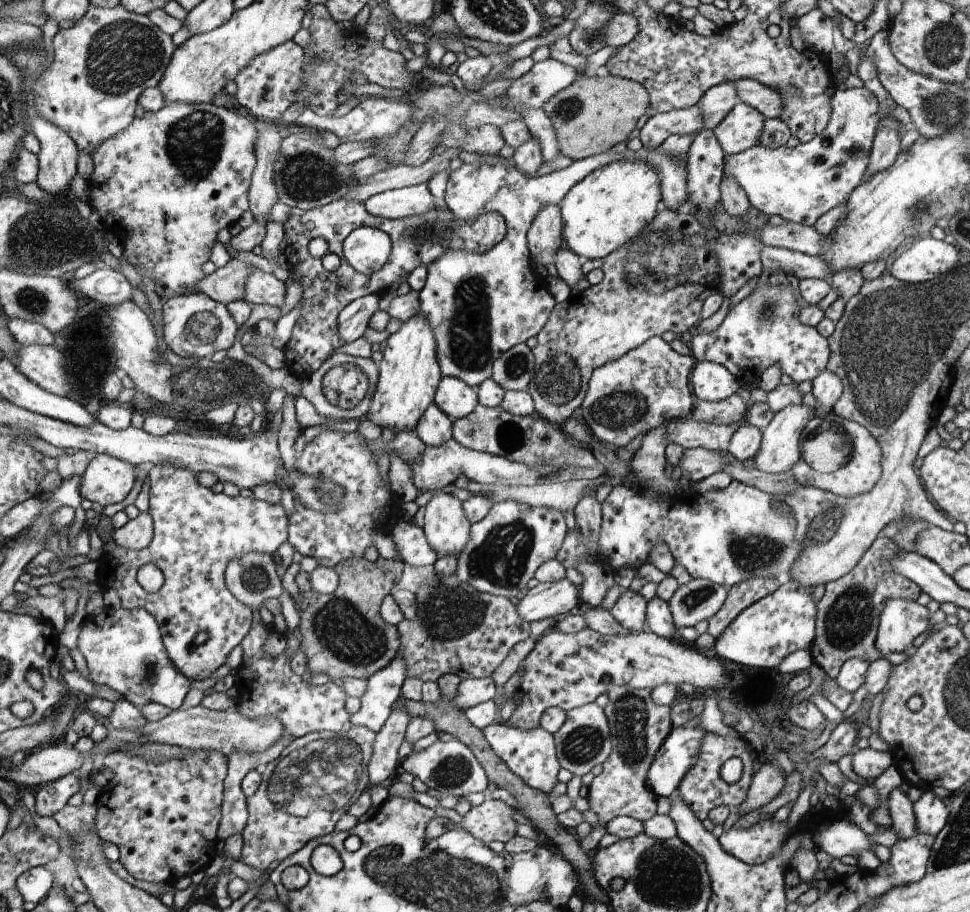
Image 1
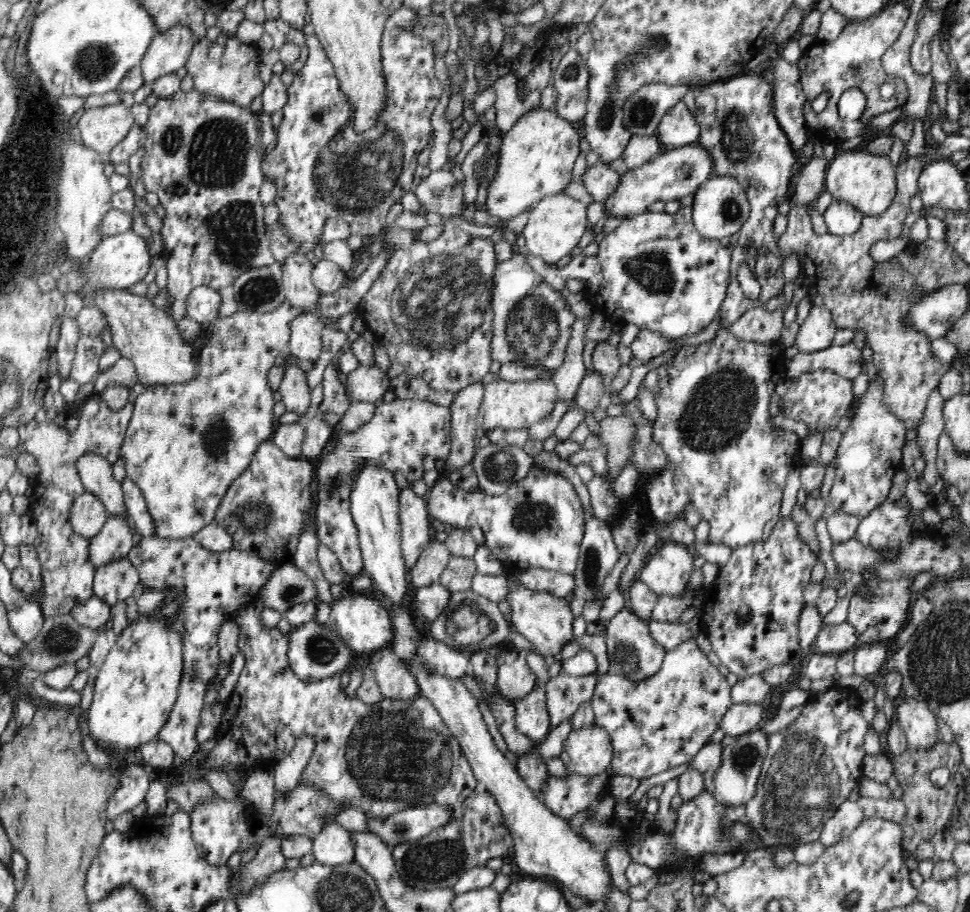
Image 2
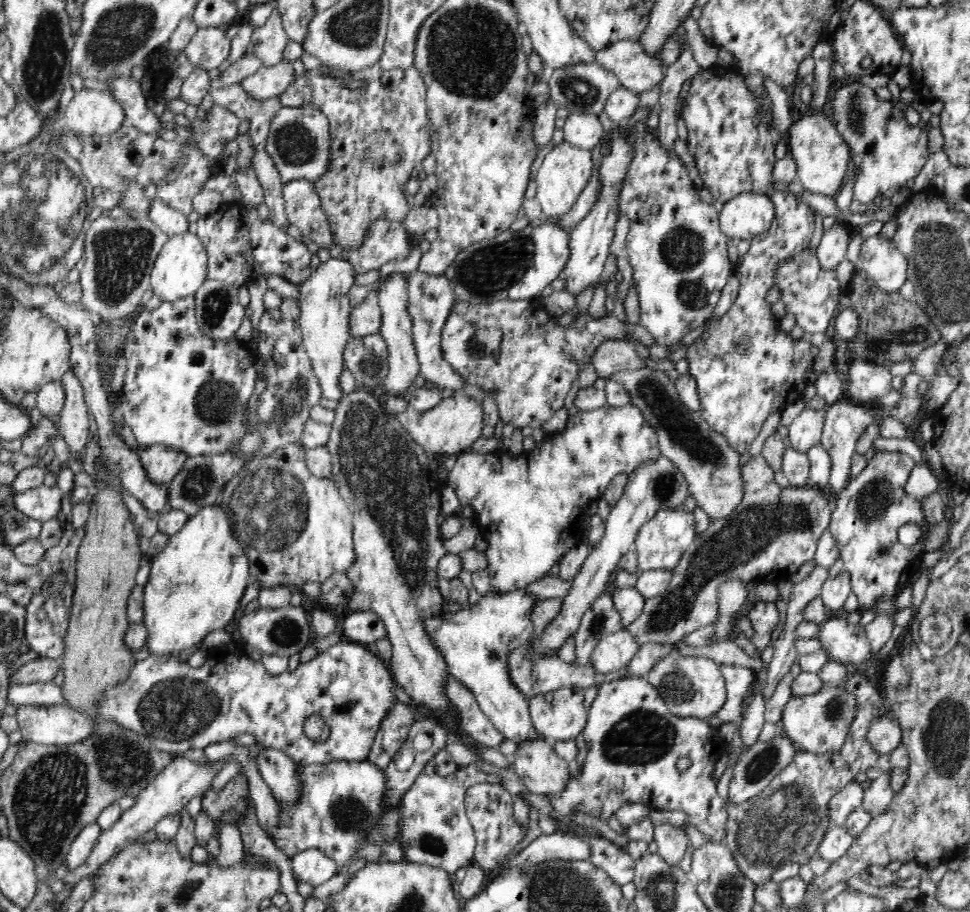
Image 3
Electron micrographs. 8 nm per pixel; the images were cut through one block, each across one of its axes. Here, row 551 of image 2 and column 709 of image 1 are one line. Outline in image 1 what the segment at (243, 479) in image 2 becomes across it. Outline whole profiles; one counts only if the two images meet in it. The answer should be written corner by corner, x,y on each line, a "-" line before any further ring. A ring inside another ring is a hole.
666,208
658,210
650,226
621,249
610,253
601,268
604,278
598,284
575,295
570,294
568,300
557,304
548,324
537,334
538,344
532,349
535,368
528,392
536,400
534,413
559,427
580,408
593,373
598,368
622,358
654,335
668,331
680,335
692,331
701,320
704,300
719,291
718,259
714,251
709,250
706,230
688,212
674,212

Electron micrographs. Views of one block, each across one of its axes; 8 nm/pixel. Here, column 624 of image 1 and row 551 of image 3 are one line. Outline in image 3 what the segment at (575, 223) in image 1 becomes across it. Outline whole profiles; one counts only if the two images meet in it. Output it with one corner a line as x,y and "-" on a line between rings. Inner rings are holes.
222,501
204,504
189,517
166,546
151,560
150,574
143,586
143,621
147,628
145,645
154,656
178,656
180,650
188,650
212,631
225,630
236,613
236,607
249,582
249,557
232,529
230,509

